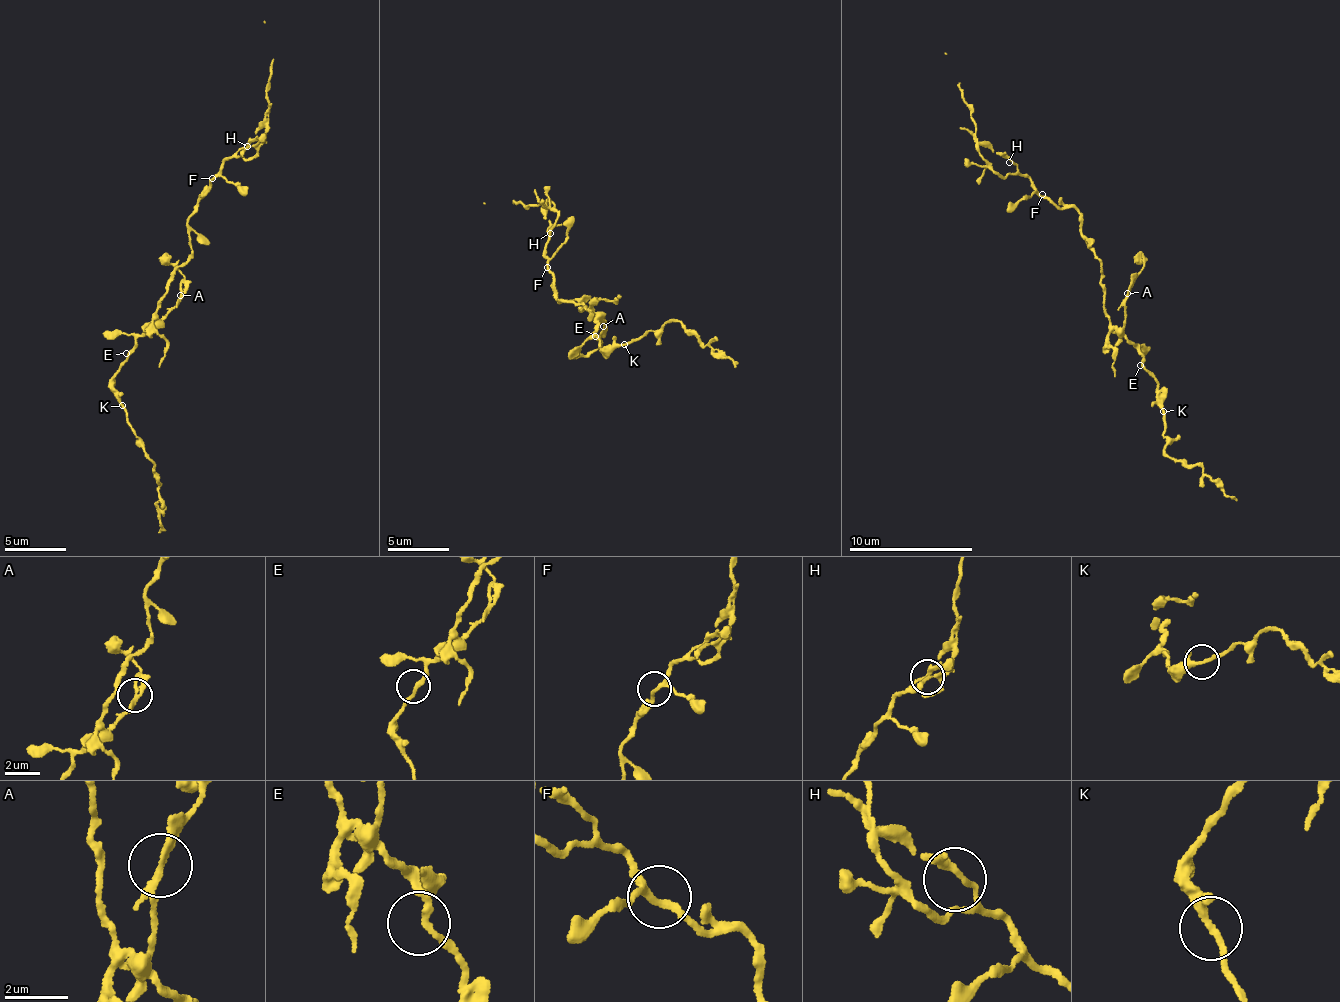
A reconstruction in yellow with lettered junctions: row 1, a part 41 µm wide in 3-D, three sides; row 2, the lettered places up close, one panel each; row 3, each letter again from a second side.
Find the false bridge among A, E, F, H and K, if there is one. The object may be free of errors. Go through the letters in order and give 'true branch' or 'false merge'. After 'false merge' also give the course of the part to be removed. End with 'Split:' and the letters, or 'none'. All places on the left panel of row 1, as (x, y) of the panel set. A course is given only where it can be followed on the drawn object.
A: false merge | (179, 294), (184, 273), (161, 256)
E: true branch
F: true branch
H: true branch
K: true branch
Split: A

